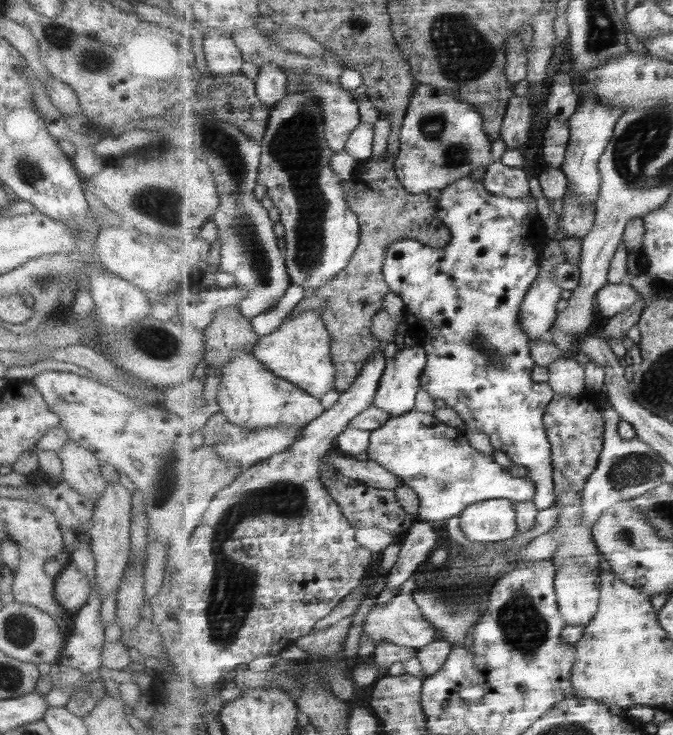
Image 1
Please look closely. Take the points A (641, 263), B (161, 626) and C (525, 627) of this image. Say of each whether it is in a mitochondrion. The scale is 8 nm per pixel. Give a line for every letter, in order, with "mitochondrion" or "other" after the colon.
A: other
B: other
C: mitochondrion

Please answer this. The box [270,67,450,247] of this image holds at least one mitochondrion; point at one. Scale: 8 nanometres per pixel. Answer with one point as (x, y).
(299, 82)

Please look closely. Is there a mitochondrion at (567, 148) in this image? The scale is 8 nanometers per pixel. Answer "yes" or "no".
no

